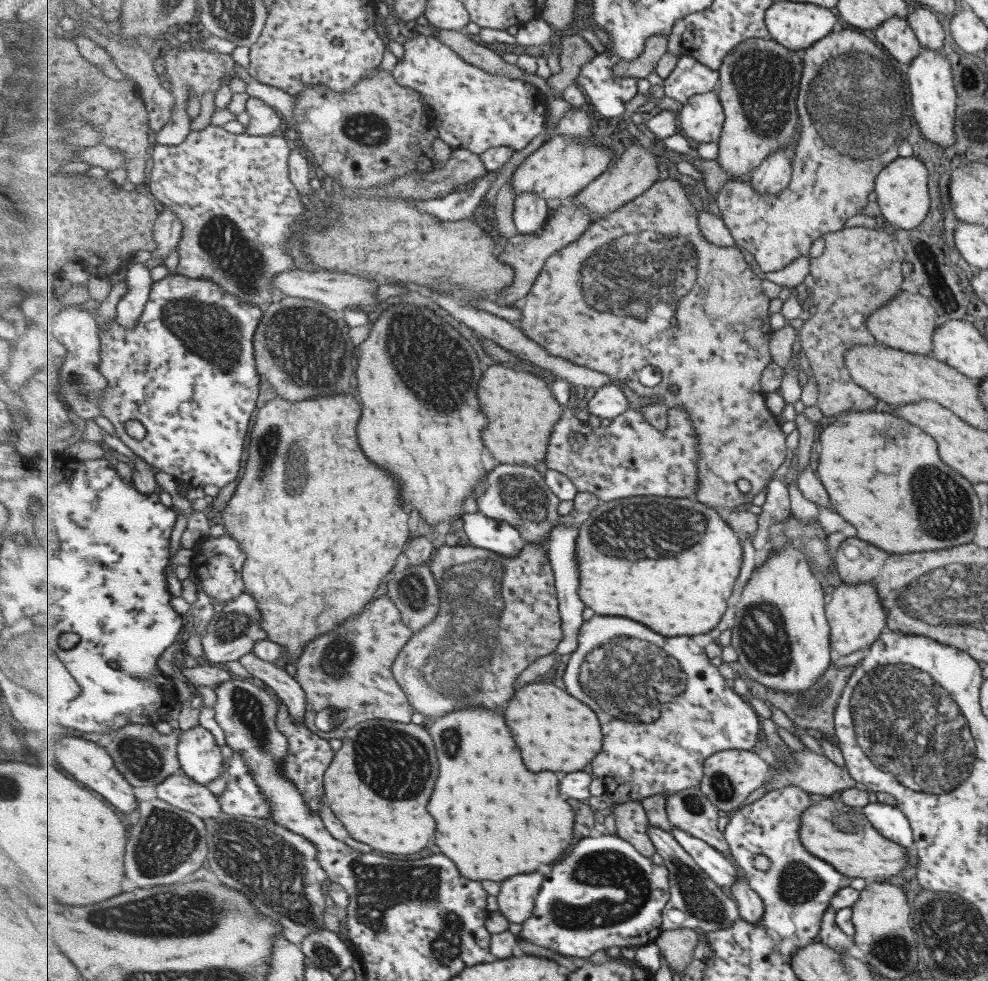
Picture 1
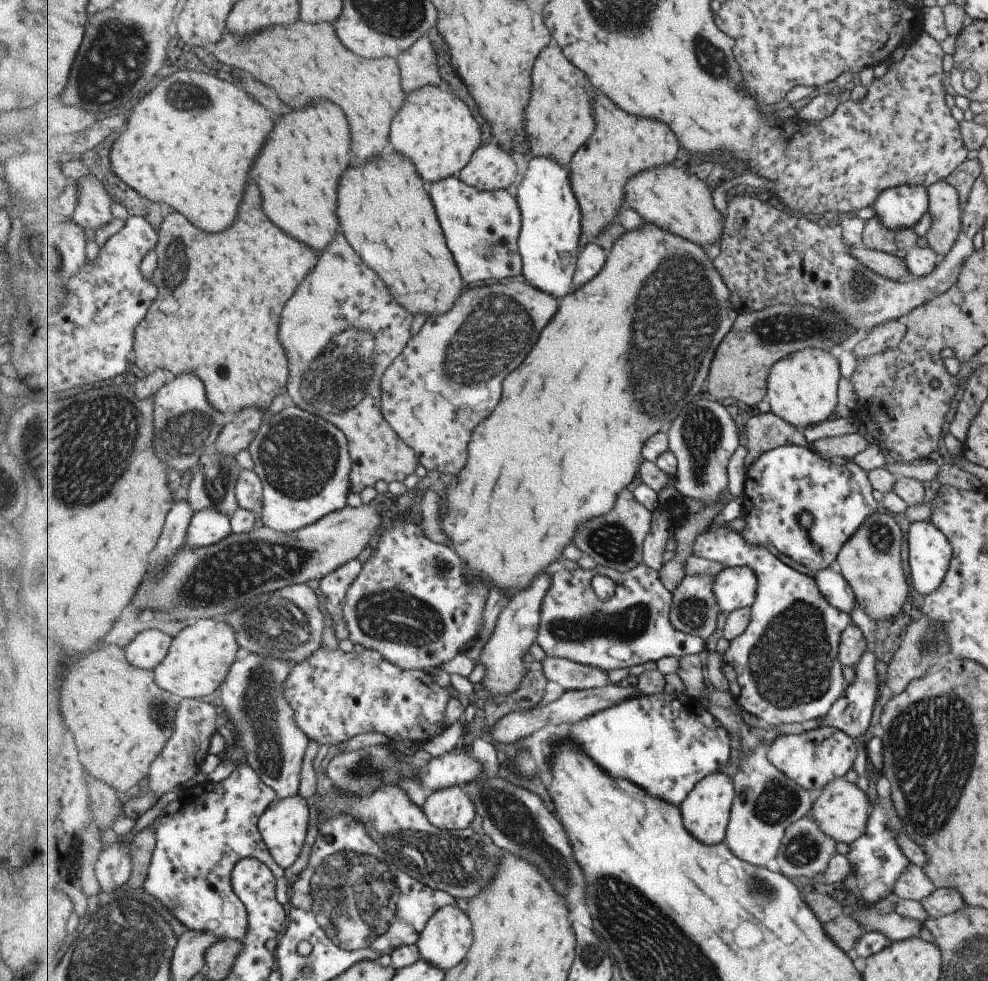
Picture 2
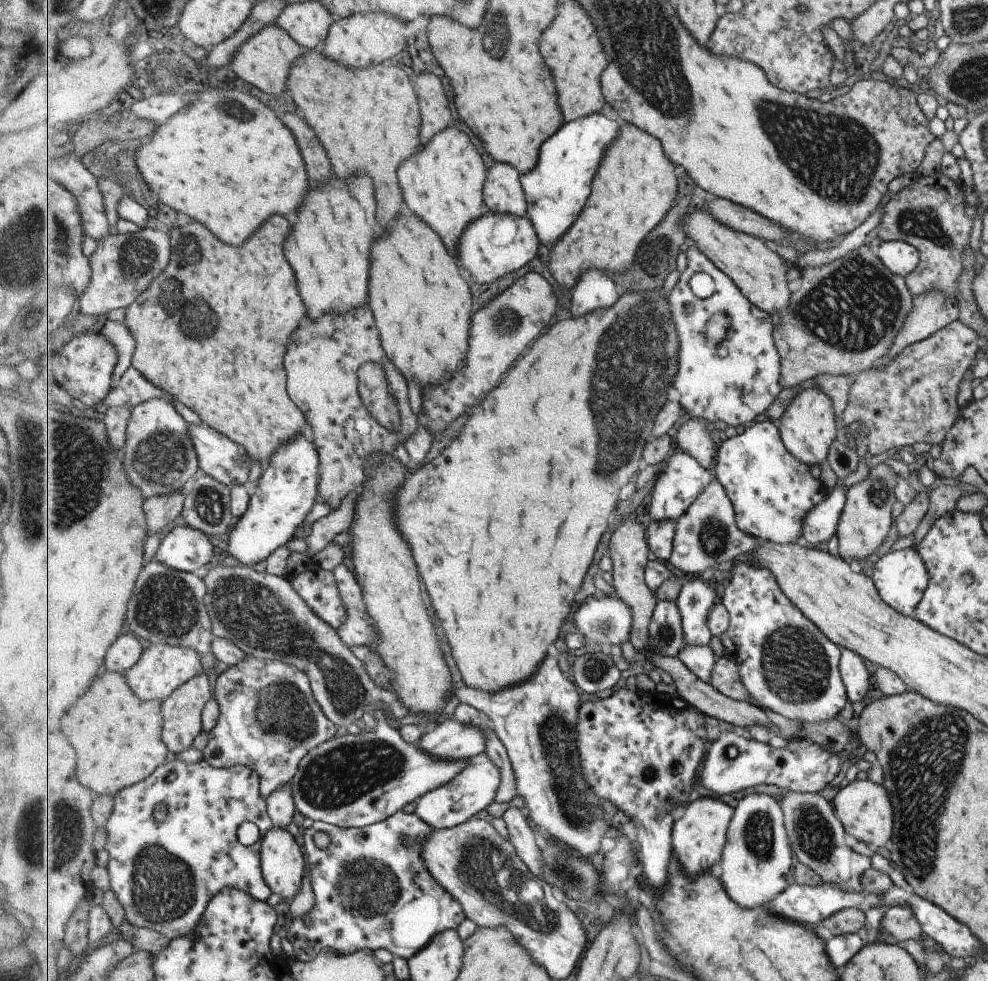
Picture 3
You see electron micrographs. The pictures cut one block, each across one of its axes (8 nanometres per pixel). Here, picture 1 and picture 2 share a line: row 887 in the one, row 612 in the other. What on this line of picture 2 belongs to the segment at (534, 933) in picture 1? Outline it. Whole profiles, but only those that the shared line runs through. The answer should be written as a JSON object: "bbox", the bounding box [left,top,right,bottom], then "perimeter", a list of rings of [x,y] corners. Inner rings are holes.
{"bbox":[537,563,707,672],"perimeter":[[[643,563],[625,572],[615,567],[601,565],[593,569],[559,570],[553,576],[547,596],[544,598],[542,624],[537,643],[549,657],[568,658],[585,666],[599,668],[603,672],[631,668],[631,666],[647,664],[649,661],[659,662],[665,657],[697,656],[706,650],[707,642],[701,636],[693,636],[677,630],[671,618],[673,598],[674,593],[665,586],[659,571]],[[597,574],[608,576],[615,584],[614,595],[608,600],[601,600],[593,590],[591,580]]]}

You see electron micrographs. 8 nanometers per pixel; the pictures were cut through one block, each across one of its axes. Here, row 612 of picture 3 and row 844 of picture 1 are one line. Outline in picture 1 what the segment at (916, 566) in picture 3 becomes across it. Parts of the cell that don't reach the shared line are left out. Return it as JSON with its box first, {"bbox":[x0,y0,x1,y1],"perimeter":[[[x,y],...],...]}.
{"bbox":[859,803,918,876],"perimeter":[[[867,803],[859,809],[868,817],[871,826],[891,843],[899,844],[906,848],[906,854],[910,859],[906,859],[907,876],[912,876],[912,871],[918,859],[912,841],[910,824],[905,815],[895,806],[878,803]]]}

